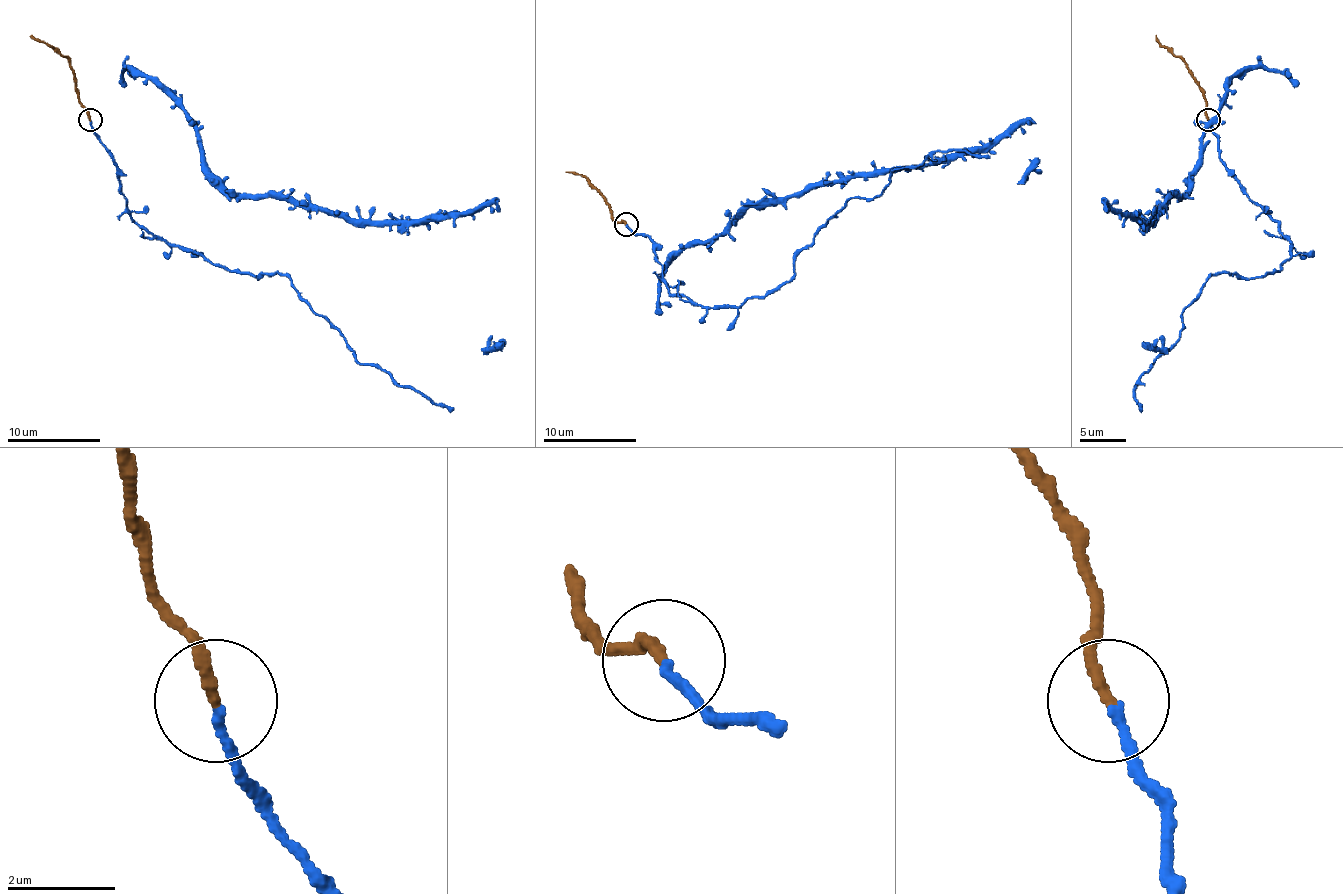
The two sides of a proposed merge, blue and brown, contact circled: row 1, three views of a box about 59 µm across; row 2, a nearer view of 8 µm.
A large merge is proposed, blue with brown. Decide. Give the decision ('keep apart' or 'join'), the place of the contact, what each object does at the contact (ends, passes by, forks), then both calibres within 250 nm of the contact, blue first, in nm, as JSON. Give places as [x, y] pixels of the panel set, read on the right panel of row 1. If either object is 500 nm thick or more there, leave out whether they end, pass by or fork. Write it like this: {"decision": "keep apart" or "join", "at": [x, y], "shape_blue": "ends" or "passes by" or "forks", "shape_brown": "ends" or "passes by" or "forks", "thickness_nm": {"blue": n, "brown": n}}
{"decision": "join", "at": [1208, 120], "shape_blue": "ends", "shape_brown": "ends", "thickness_nm": {"blue": 180, "brown": 200}}

